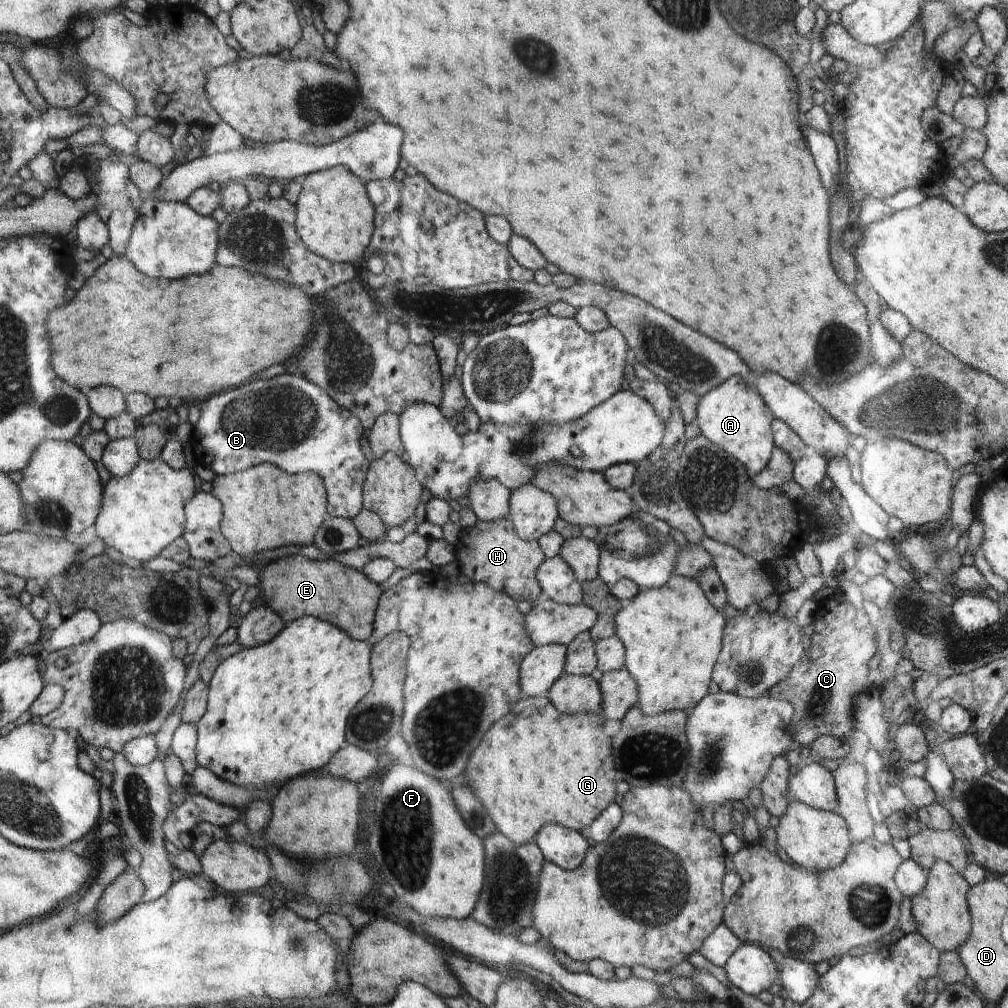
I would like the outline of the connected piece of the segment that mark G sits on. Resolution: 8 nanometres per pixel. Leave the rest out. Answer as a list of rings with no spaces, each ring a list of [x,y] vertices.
[[[525,696],[520,699],[520,706],[508,714],[508,718],[502,718],[496,726],[492,726],[492,730],[488,730],[488,738],[484,738],[484,742],[476,748],[476,754],[472,754],[472,762],[468,762],[464,778],[466,784],[476,790],[480,802],[488,806],[488,814],[492,814],[492,820],[500,826],[500,832],[508,834],[512,842],[517,845],[531,843],[536,832],[548,822],[584,830],[612,804],[616,796],[614,764],[616,780],[620,780],[620,762],[616,762],[616,738],[610,744],[602,717],[602,713],[560,714],[547,696]]]

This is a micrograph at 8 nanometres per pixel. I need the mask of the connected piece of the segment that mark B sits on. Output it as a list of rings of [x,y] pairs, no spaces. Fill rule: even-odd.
[[[282,374],[270,380],[254,380],[246,386],[216,394],[216,398],[208,398],[189,442],[193,448],[195,466],[208,467],[216,475],[240,472],[260,462],[280,466],[280,470],[288,470],[288,474],[318,470],[323,482],[327,483],[328,514],[333,517],[354,518],[362,510],[362,484],[366,484],[364,478],[367,478],[366,470],[369,470],[368,462],[360,450],[360,436],[362,423],[352,411],[341,407],[331,395],[322,392],[316,384],[304,380],[302,376]]]

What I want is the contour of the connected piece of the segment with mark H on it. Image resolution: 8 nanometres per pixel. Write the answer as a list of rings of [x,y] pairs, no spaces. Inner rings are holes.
[[[510,518],[490,522],[477,519],[473,527],[462,528],[454,547],[460,572],[472,582],[486,583],[496,590],[504,590],[516,602],[526,600],[536,603],[536,598],[540,596],[536,573],[546,555],[538,541],[525,541],[519,537],[515,523]]]

